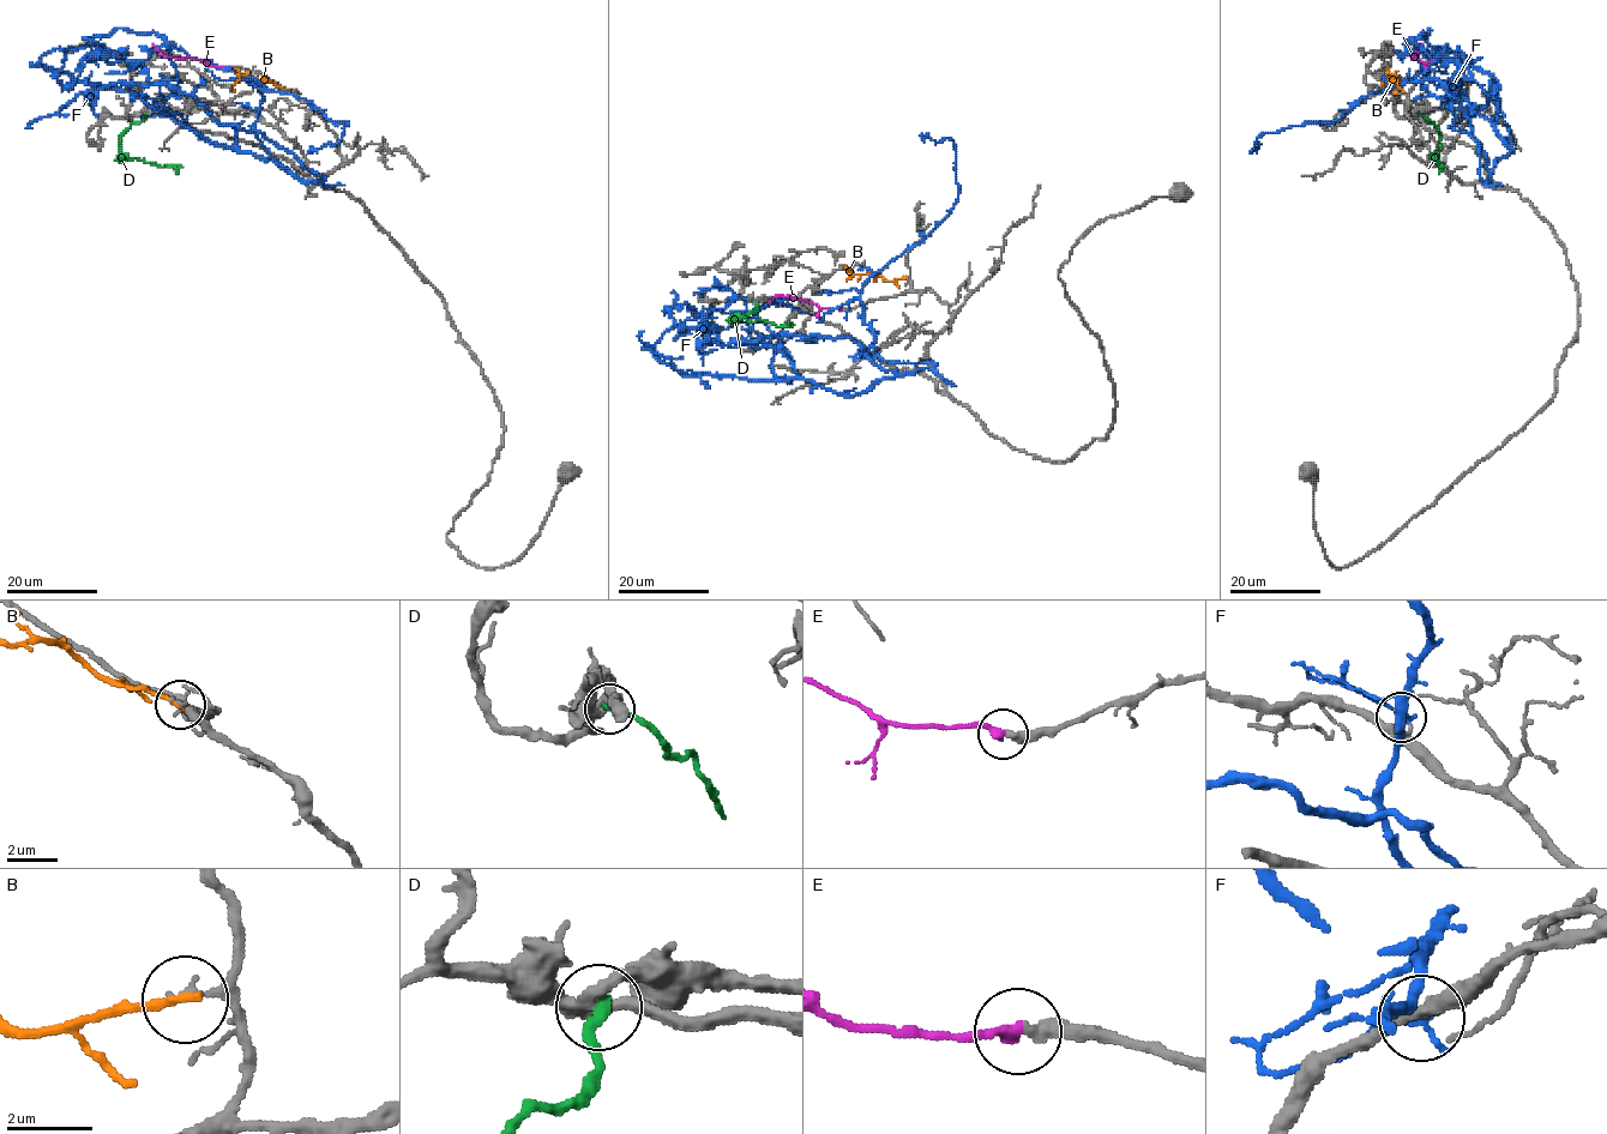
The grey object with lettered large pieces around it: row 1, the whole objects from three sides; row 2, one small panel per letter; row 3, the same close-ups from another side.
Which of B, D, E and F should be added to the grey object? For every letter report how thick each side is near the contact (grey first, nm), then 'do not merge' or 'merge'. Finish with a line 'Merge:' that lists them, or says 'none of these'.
B: 160 nm thick on the grey side, 200 nm on the other; do not merge
D: 260 nm thick on the grey side, 280 nm on the other; do not merge
E: 360 nm thick on the grey side, 300 nm on the other; merge
F: 220 nm thick on the grey side, 170 nm on the other; do not merge
Merge: E

